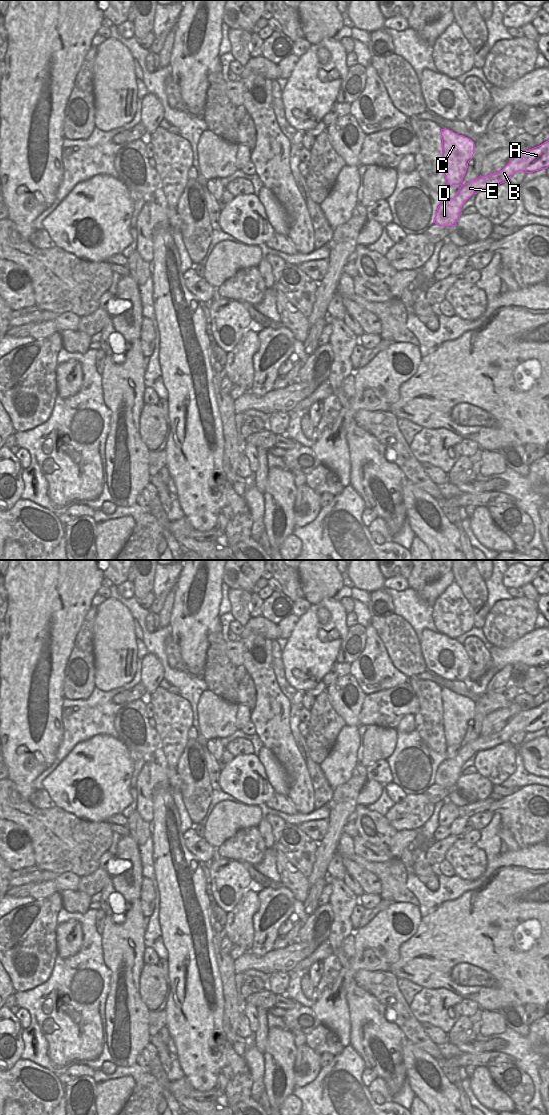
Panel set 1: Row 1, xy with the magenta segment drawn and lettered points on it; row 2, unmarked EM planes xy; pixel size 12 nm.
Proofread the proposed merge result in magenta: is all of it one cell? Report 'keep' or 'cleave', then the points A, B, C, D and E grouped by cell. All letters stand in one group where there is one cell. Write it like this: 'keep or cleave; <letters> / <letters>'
keep; A B C D E

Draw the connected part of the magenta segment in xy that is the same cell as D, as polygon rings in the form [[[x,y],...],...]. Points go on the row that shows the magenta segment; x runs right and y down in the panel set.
[[[441,129],[441,139],[445,183],[447,187],[453,185],[461,187],[453,198],[442,201],[438,206],[434,223],[440,226],[456,226],[462,214],[462,206],[473,194],[509,182],[509,178],[519,171],[533,173],[549,167],[548,140],[532,149],[520,151],[502,170],[486,176],[480,175],[463,184],[468,163],[473,158],[474,142],[449,129]]]

